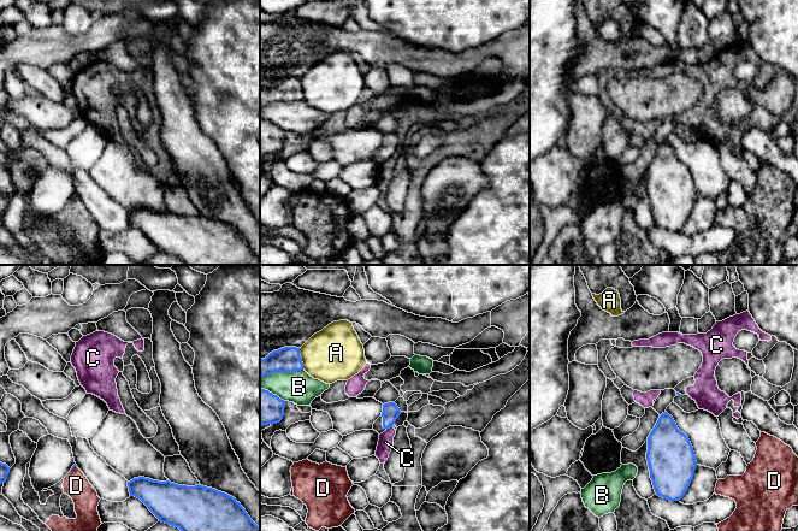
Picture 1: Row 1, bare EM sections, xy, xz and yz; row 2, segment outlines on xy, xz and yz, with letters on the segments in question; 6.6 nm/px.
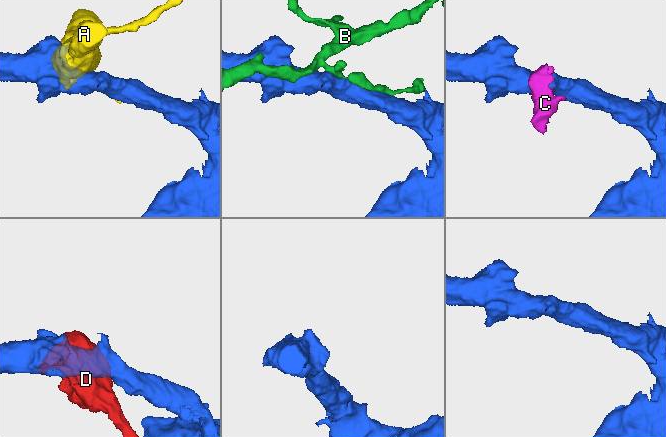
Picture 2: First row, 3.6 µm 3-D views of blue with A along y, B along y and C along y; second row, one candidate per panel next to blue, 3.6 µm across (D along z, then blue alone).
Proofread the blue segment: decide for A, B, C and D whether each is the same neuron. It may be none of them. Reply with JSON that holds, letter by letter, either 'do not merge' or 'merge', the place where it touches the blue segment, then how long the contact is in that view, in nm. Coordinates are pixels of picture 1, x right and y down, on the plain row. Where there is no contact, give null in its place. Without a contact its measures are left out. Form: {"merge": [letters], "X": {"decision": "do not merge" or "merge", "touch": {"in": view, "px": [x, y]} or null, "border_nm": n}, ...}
{"merge": [], "A": {"decision": "do not merge", "touch": {"in": "xz", "px": [301, 89]}, "border_nm": 150}, "B": {"decision": "do not merge", "touch": {"in": "xz", "px": [281, 101]}, "border_nm": 300}, "C": {"decision": "do not merge", "touch": {"in": "xz", "px": [389, 158]}, "border_nm": 50}, "D": {"decision": "do not merge", "touch": {"in": "xy", "px": [74, 196]}, "border_nm": 50}}

